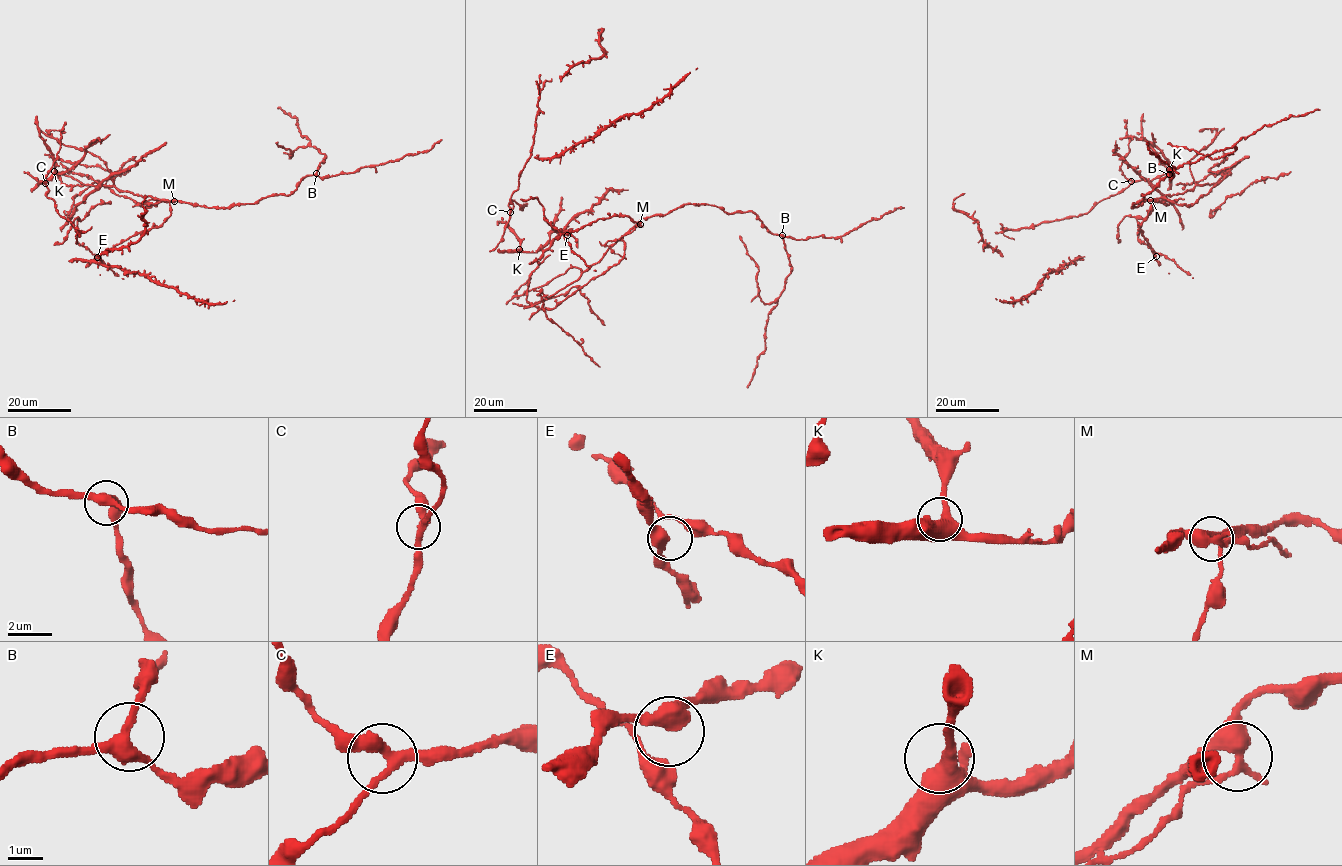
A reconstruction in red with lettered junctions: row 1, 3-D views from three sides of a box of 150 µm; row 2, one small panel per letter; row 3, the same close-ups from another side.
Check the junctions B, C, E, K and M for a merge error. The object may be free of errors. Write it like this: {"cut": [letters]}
{"cut": ["M"]}

